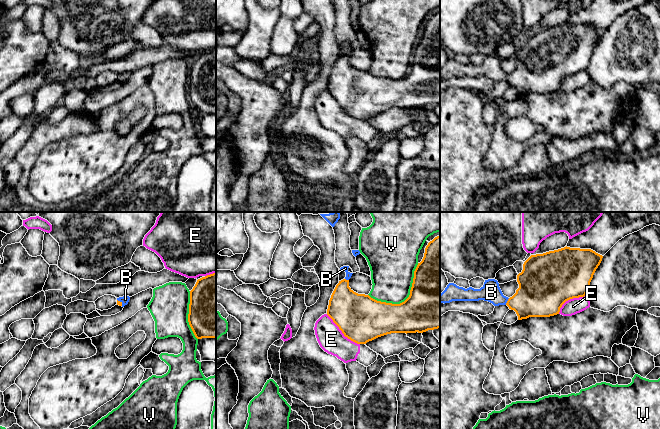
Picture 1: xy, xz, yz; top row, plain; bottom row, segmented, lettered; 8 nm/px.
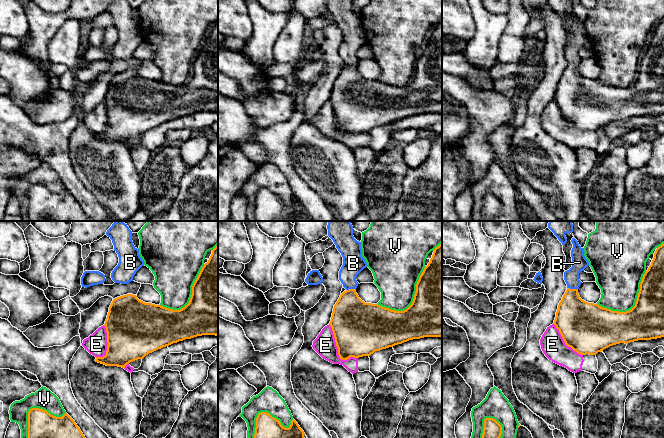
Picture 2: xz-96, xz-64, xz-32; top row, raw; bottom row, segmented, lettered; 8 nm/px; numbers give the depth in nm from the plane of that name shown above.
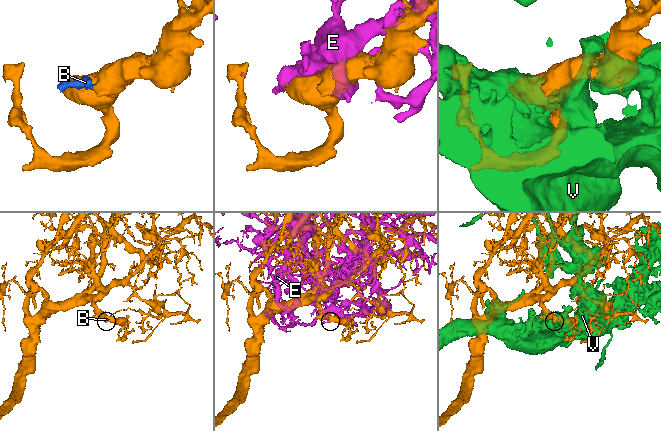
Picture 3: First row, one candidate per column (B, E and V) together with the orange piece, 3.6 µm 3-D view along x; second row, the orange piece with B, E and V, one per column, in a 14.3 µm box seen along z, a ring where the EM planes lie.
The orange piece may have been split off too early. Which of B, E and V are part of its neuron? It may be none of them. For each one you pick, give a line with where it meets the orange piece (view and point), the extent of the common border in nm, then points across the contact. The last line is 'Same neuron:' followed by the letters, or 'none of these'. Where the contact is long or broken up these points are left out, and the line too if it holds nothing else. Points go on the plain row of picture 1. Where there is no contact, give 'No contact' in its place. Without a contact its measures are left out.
B: Touches orange at yz (507, 77). Shared border 70 nm. Path across: yz (537, 72), (528, 77), (507, 77), (497, 74), (491, 68)
Same neuron: B

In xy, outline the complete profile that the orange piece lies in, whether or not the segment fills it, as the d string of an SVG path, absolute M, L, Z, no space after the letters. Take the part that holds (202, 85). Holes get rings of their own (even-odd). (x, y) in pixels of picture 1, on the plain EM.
M216 49L198 55L190 67L188 98L197 115L216 114Z

